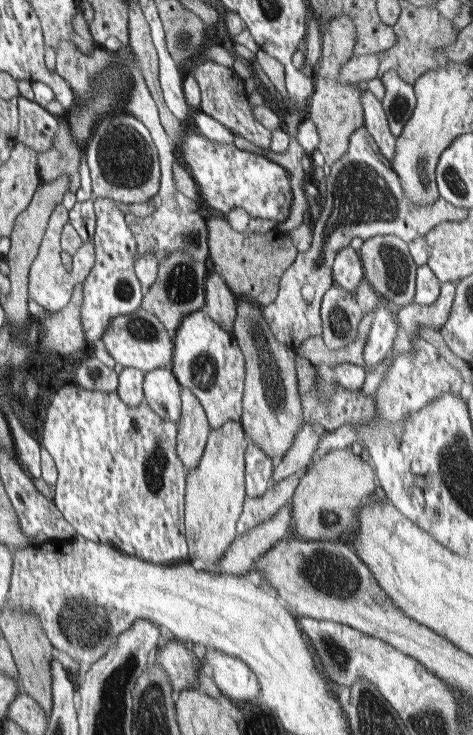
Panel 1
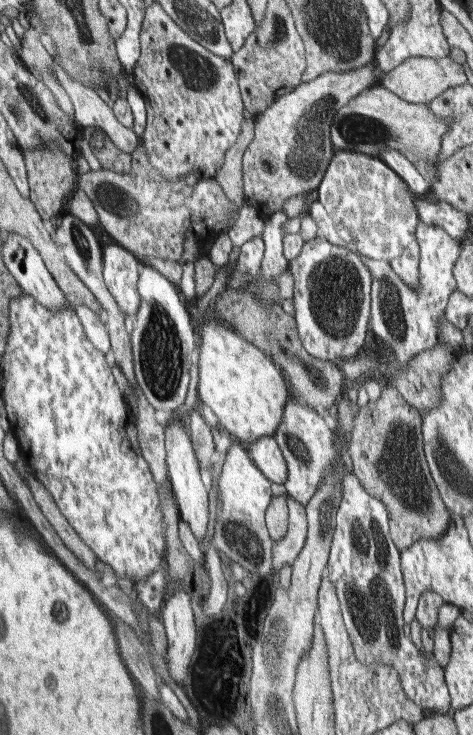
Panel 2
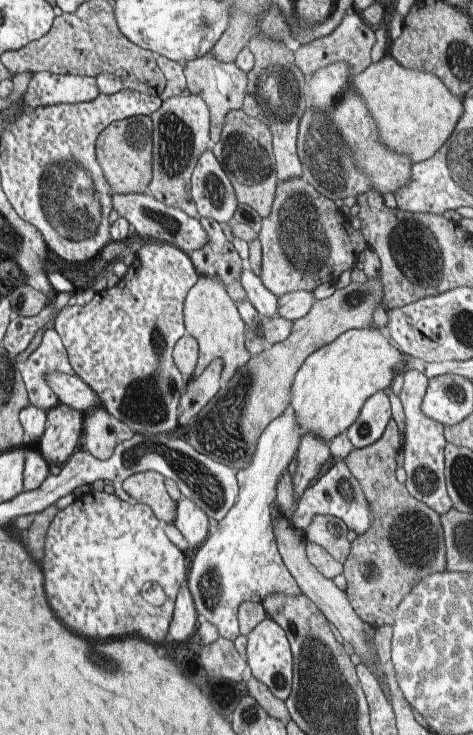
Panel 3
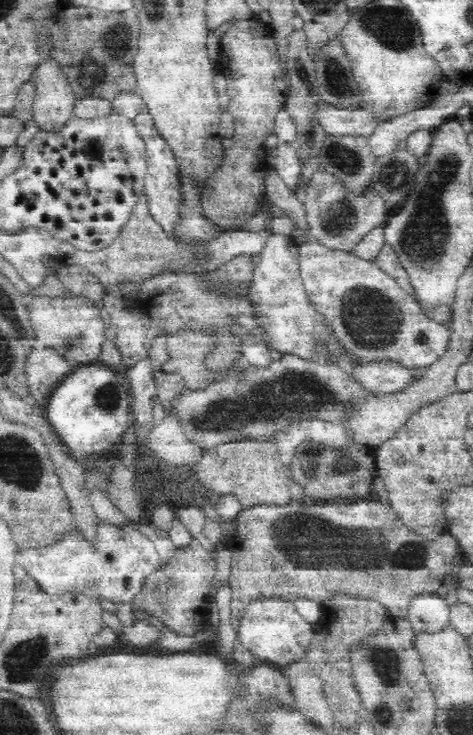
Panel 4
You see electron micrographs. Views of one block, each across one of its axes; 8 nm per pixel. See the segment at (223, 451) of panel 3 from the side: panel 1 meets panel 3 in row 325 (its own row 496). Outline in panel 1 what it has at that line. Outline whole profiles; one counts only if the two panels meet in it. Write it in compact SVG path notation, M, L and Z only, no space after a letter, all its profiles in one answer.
M350 448L334 449L319 455L313 466L300 478L292 496L293 536L306 541L338 540L344 530L356 524L356 510L373 496L377 476L375 470Z

